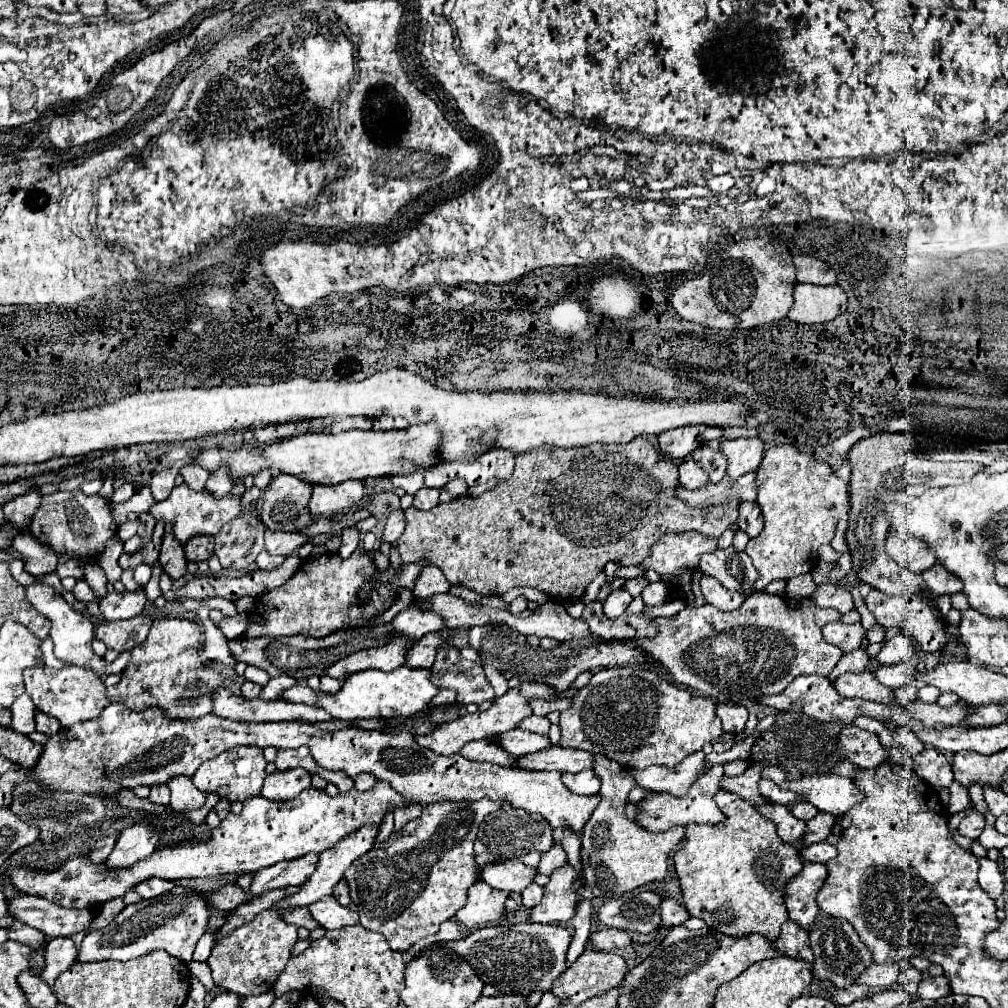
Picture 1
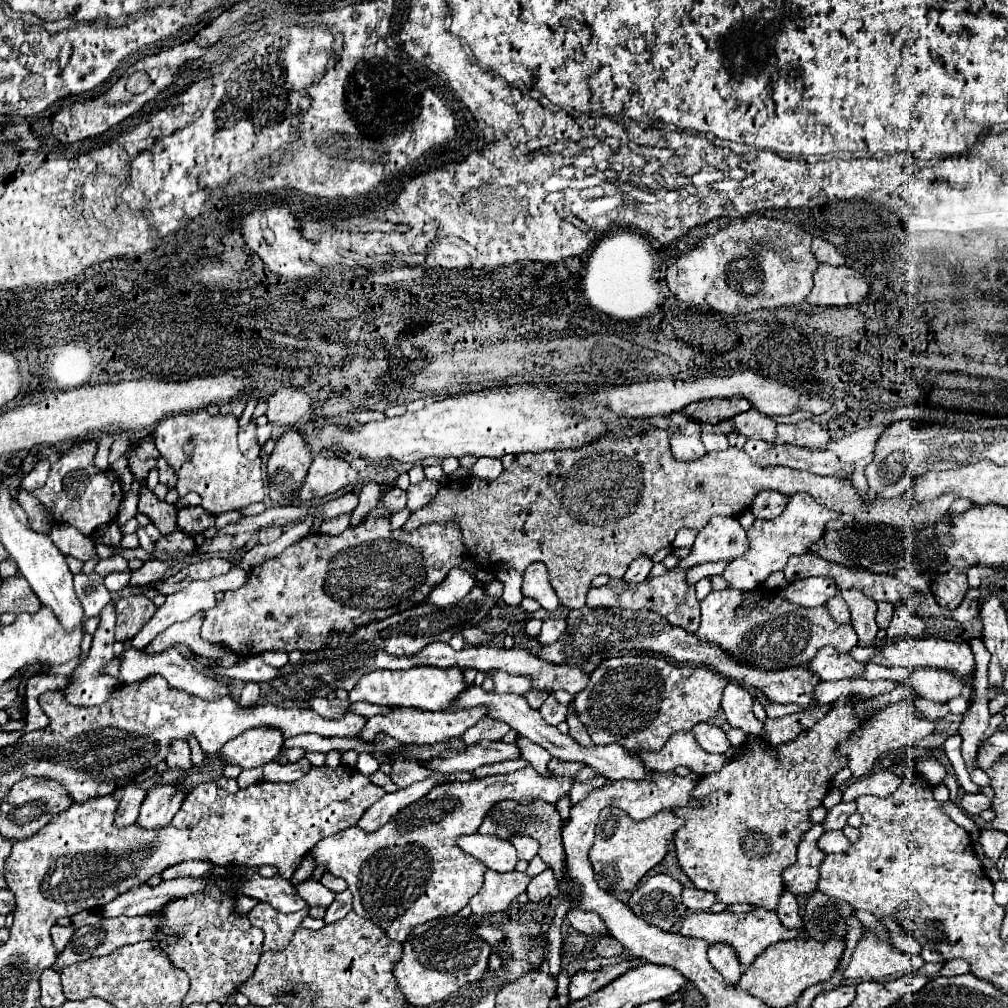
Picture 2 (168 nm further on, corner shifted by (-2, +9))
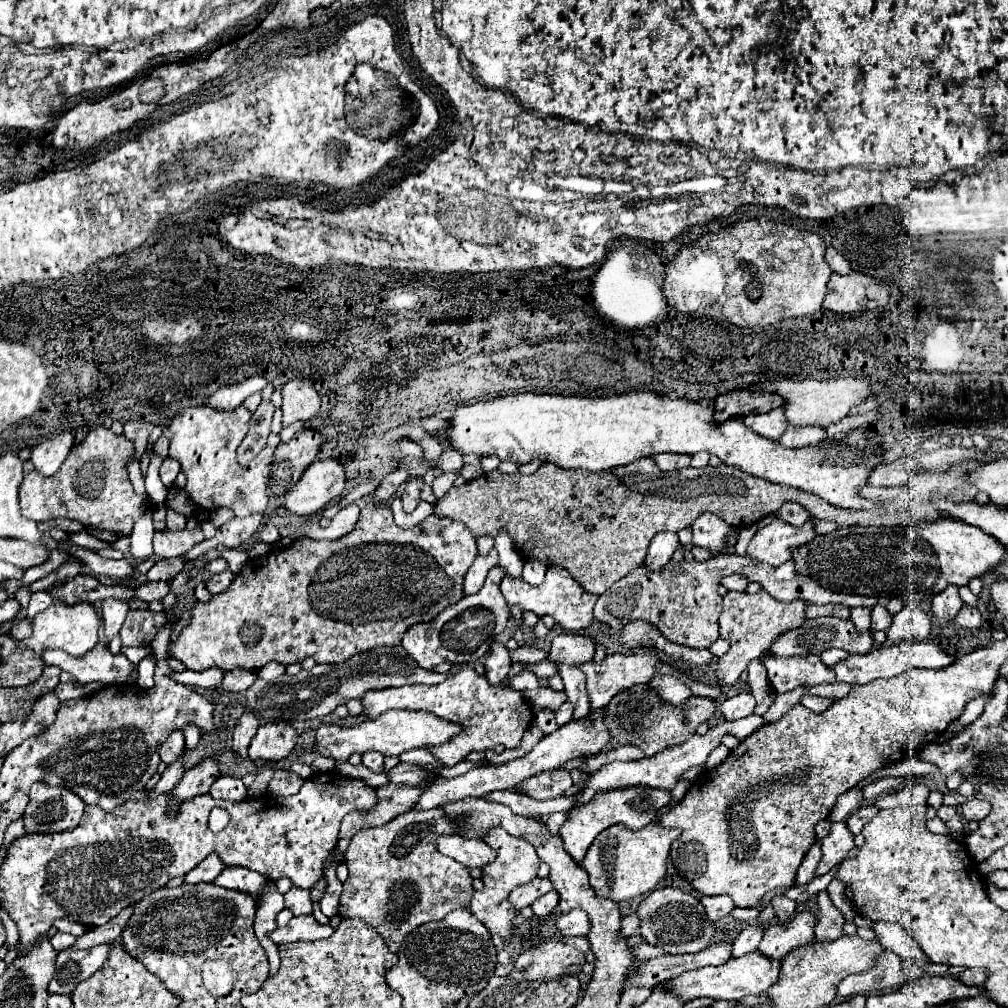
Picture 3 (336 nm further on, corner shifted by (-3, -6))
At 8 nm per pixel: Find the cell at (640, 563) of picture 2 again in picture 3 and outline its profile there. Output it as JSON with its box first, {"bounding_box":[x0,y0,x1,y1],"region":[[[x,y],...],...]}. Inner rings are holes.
{"bounding_box":[645,532,679,570],"region":[[[661,532],[657,534],[651,544],[649,544],[649,552],[647,552],[647,558],[645,558],[645,564],[649,564],[649,568],[657,570],[657,568],[663,568],[665,564],[669,564],[673,552],[677,550],[679,546],[679,540],[677,540],[677,534],[673,532]]]}

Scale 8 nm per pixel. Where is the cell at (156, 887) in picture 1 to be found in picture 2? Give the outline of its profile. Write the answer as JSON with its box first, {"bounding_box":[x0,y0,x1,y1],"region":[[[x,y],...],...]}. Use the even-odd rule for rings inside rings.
{"bounding_box":[162,861,216,879],"region":[[[182,861],[178,865],[168,867],[162,877],[164,879],[176,879],[176,877],[202,877],[206,873],[210,873],[216,865],[212,865],[212,861]]]}

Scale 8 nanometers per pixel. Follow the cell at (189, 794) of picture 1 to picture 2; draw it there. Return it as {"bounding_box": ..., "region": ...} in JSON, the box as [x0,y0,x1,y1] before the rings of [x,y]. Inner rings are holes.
{"bounding_box":[166,739,192,769],"region":[[[182,739],[172,741],[170,751],[168,751],[168,755],[166,755],[166,763],[168,763],[168,767],[186,767],[186,769],[192,767],[188,743],[182,741]]]}

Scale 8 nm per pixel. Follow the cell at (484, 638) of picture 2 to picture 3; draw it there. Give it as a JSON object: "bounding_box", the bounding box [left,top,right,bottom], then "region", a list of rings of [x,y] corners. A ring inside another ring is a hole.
{"bounding_box":[509,646,547,664],"region":[[[519,646],[515,650],[509,650],[509,656],[511,656],[511,662],[517,664],[531,664],[531,662],[539,662],[539,660],[545,660],[547,658],[547,652],[543,650],[537,650],[537,648],[529,648],[529,646]]]}

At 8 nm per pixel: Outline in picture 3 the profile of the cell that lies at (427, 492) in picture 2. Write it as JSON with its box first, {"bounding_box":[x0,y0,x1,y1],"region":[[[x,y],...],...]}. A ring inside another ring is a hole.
{"bounding_box":[431,472,457,500],"region":[[[445,472],[445,474],[437,476],[435,482],[431,484],[431,488],[433,488],[433,496],[435,496],[437,500],[443,498],[443,496],[447,494],[447,490],[453,486],[453,480],[455,480],[455,478],[457,478],[455,472]]]}

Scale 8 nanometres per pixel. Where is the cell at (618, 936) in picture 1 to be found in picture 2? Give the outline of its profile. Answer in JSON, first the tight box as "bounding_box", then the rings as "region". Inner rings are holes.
{"bounding_box":[568,907,606,935],"region":[[[578,907],[570,909],[568,911],[568,921],[574,929],[582,931],[582,933],[600,933],[600,935],[606,935],[606,925],[604,921],[600,919],[600,915],[592,913],[592,911],[582,911]]]}

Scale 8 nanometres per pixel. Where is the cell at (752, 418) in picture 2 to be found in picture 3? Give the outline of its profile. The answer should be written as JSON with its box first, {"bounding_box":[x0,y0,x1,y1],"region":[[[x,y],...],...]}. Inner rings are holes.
{"bounding_box":[743,408,787,440],"region":[[[775,408],[767,414],[755,414],[755,416],[745,416],[743,424],[747,428],[753,428],[759,436],[765,436],[767,440],[779,440],[779,436],[785,432],[787,422],[781,412],[781,408]]]}

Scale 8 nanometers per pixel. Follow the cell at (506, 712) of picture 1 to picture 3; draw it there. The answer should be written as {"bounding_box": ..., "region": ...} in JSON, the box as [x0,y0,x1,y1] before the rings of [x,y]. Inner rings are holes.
{"bounding_box":[315,710,461,762],"region":[[[391,710],[379,716],[377,720],[363,720],[361,724],[339,728],[333,724],[321,724],[316,732],[315,751],[325,756],[331,756],[335,762],[347,762],[351,754],[365,754],[369,750],[381,752],[385,758],[401,756],[407,750],[415,748],[433,748],[447,744],[453,736],[461,734],[461,726],[453,722],[445,722],[429,712],[407,712],[407,710]]]}

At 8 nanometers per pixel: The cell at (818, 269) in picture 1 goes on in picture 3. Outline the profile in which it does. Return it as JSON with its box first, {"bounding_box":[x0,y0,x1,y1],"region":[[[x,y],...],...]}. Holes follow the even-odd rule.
{"bounding_box":[827,254,851,274],"region":[[[827,254],[827,262],[829,262],[831,270],[837,274],[849,274],[851,272],[849,262],[841,254]]]}

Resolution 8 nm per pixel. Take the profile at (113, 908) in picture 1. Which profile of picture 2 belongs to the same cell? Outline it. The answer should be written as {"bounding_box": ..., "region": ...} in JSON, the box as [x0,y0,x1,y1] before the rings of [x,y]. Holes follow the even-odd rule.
{"bounding_box":[72,911,100,929],"region":[[[88,911],[78,913],[78,915],[72,917],[72,923],[74,923],[76,929],[78,929],[78,927],[84,927],[84,925],[94,925],[94,923],[98,923],[98,921],[100,921],[100,915],[96,915],[96,913],[88,913]]]}

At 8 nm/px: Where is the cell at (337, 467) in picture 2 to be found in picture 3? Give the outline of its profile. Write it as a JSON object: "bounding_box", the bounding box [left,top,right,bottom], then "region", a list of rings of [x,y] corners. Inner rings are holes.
{"bounding_box":[285,458,345,516],"region":[[[333,458],[315,460],[285,496],[285,508],[299,516],[311,516],[345,492],[345,470]]]}

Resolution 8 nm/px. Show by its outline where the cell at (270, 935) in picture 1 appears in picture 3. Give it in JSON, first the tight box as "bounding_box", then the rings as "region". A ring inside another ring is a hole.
{"bounding_box":[267,916,333,944],"region":[[[297,916],[291,918],[287,926],[277,928],[267,934],[267,938],[275,944],[283,942],[297,942],[297,940],[323,940],[333,934],[333,928],[329,924],[319,924],[313,916]]]}

